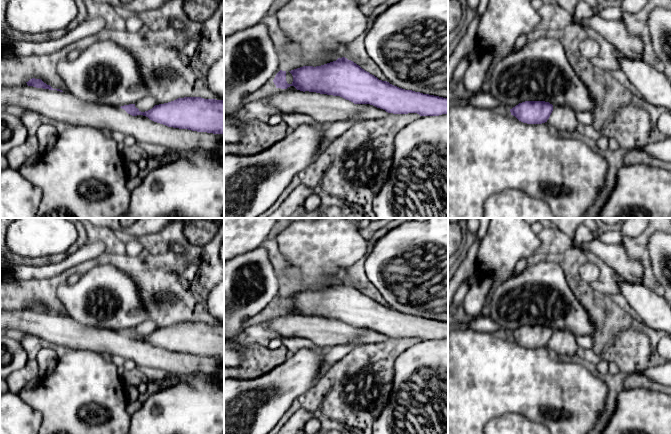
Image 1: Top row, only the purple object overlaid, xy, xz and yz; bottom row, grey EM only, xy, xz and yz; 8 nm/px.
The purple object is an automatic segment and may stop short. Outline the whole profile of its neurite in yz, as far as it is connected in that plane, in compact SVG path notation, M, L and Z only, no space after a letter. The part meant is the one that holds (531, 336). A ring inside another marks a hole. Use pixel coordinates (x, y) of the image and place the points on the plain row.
M525 325L510 333L511 339L527 348L547 346L553 335L553 329L545 325Z

